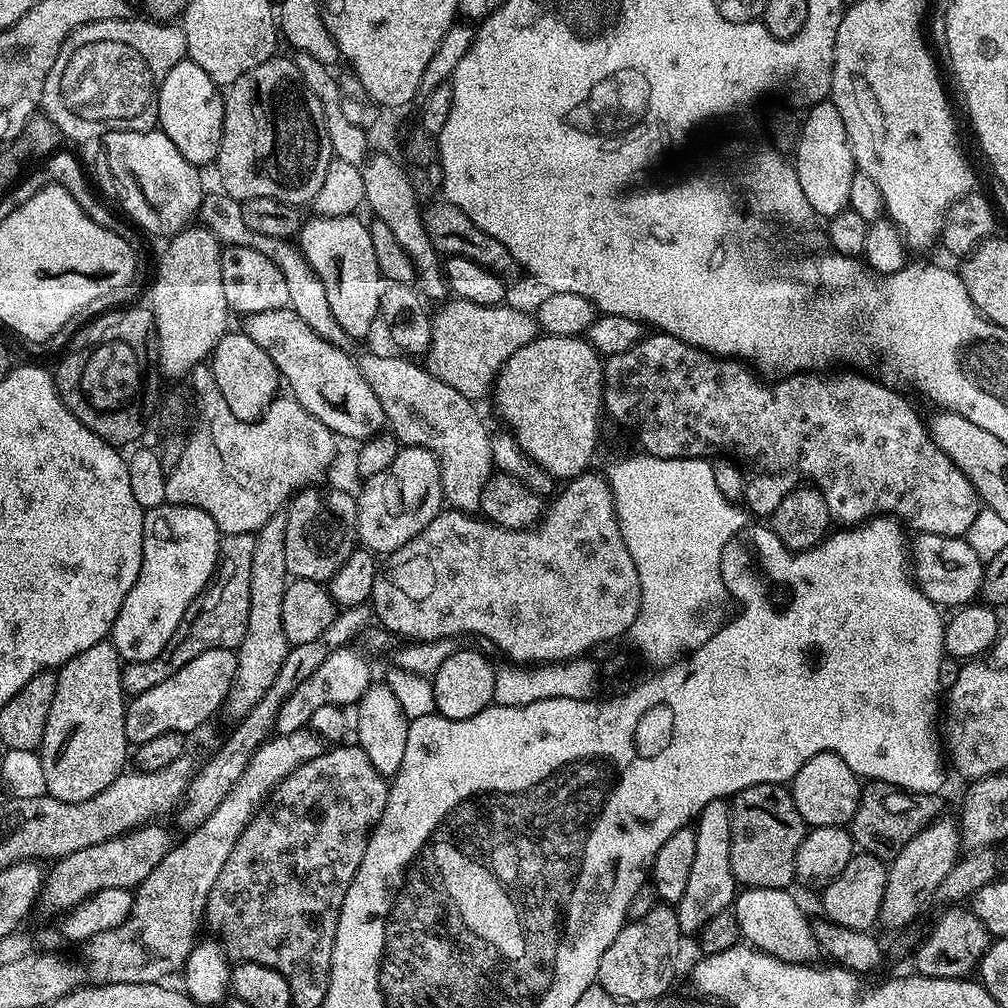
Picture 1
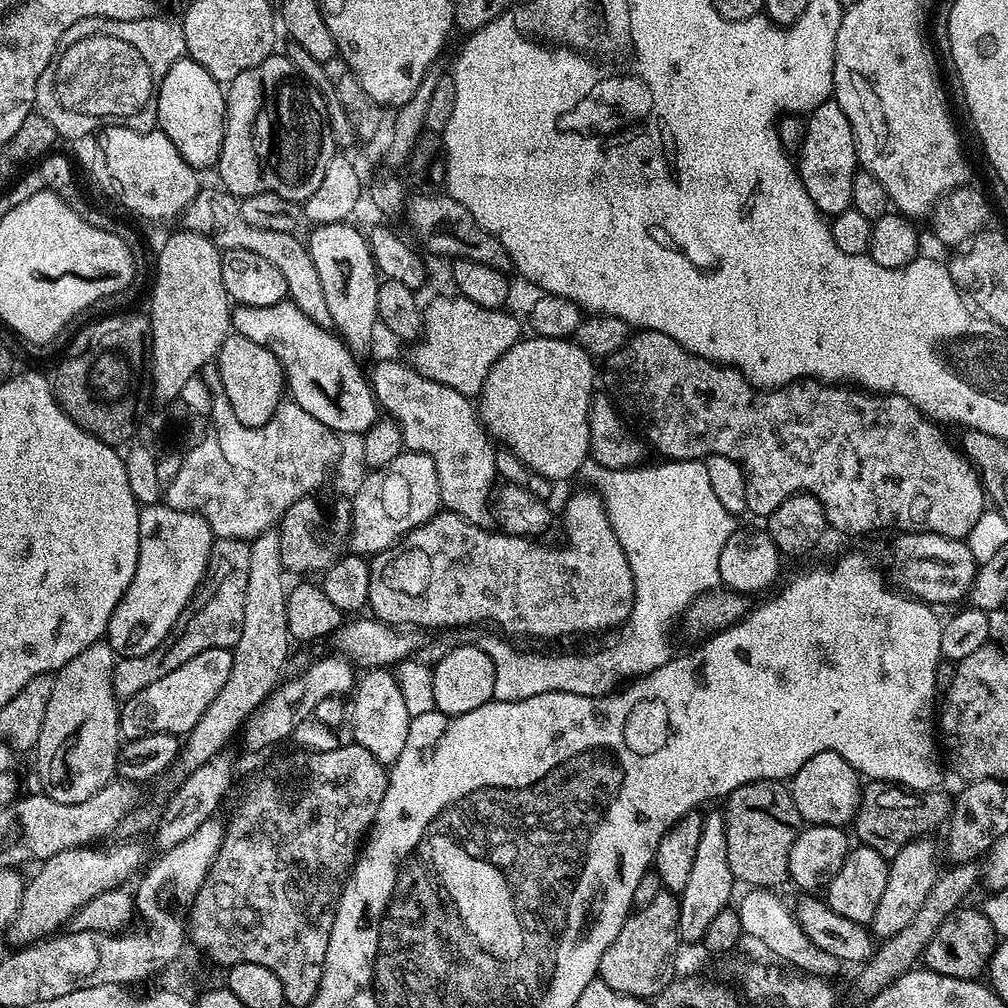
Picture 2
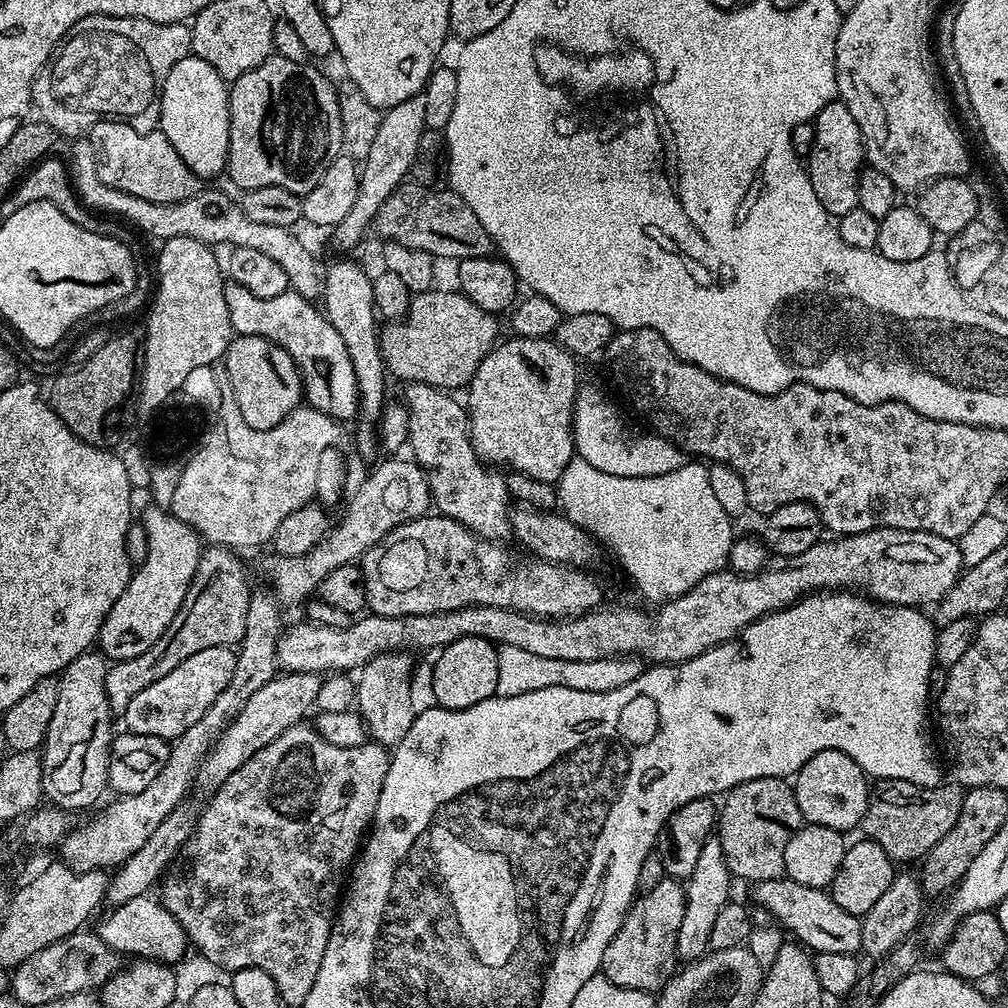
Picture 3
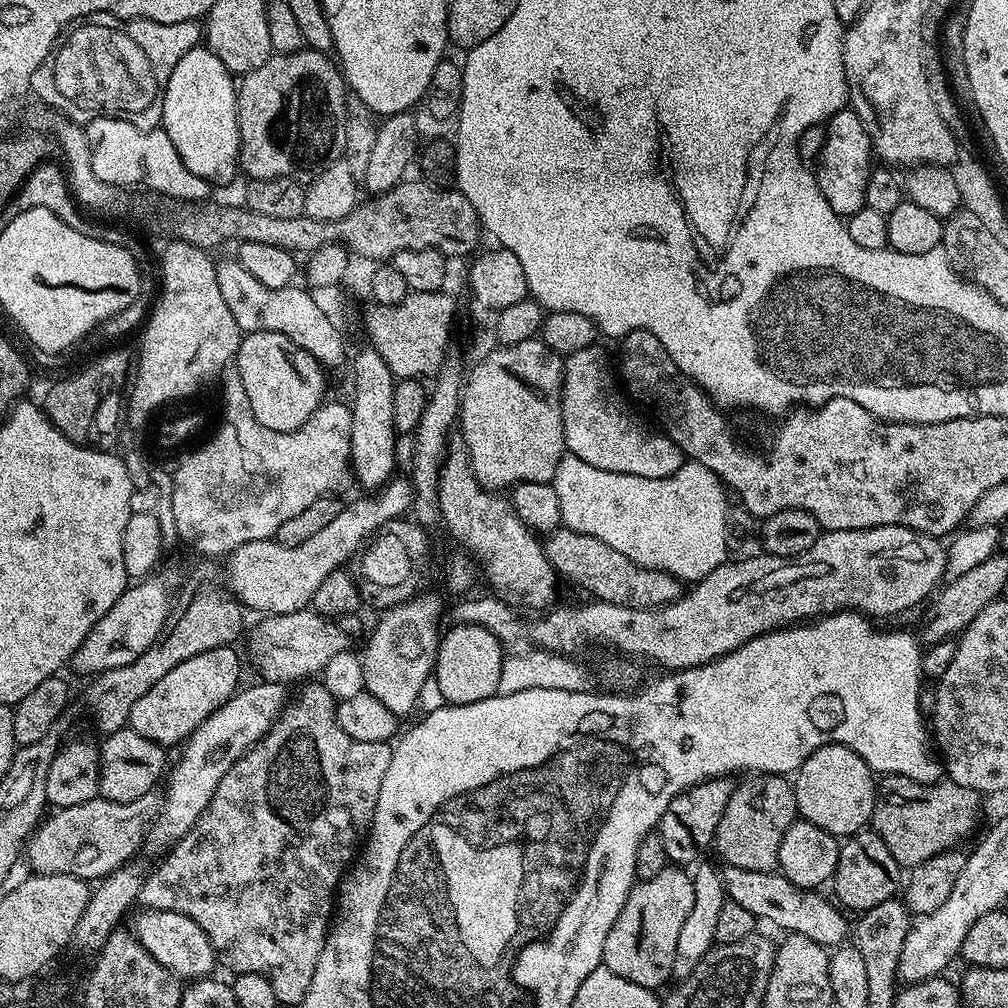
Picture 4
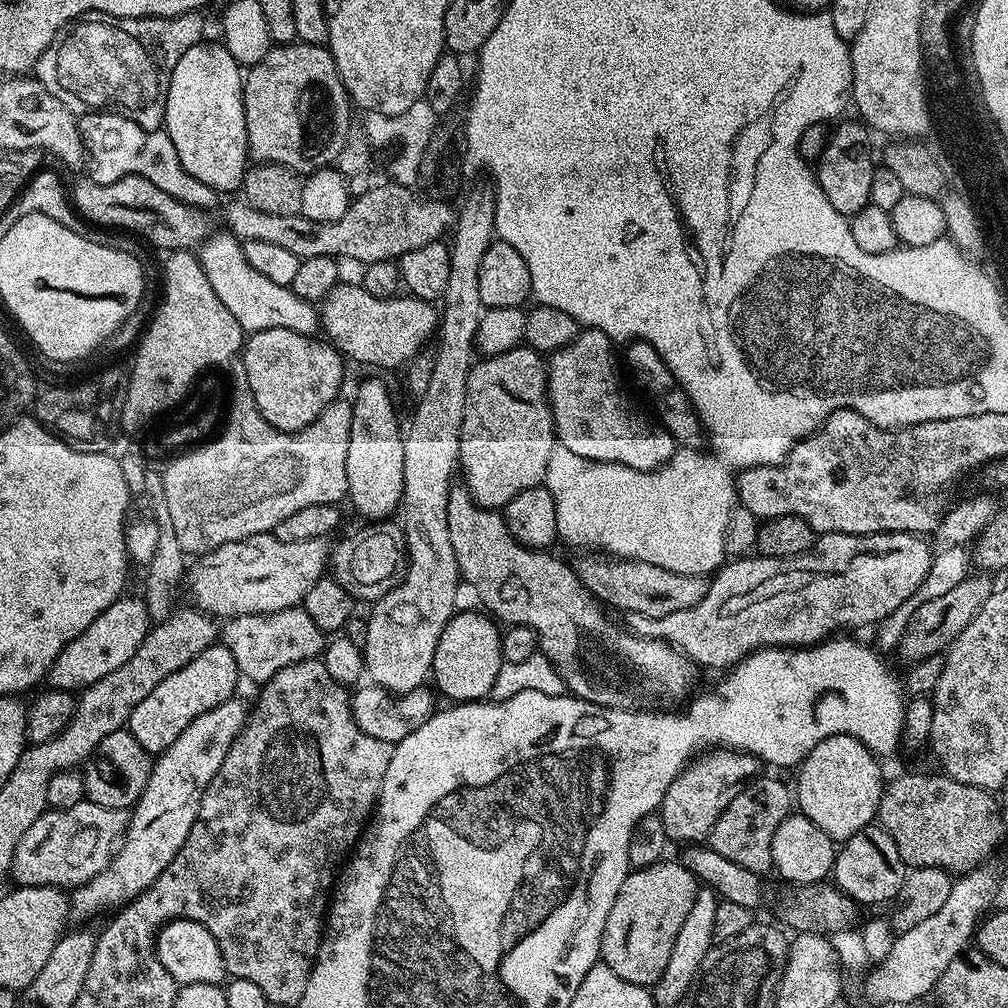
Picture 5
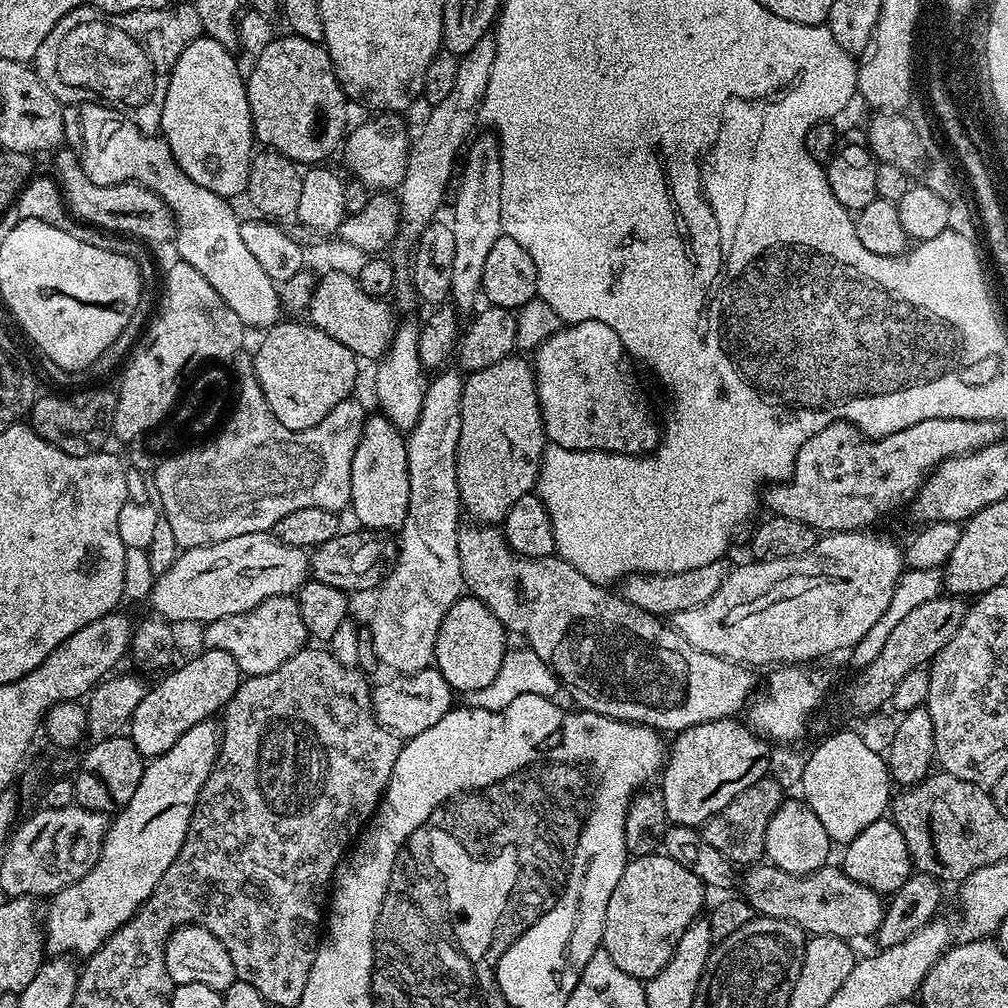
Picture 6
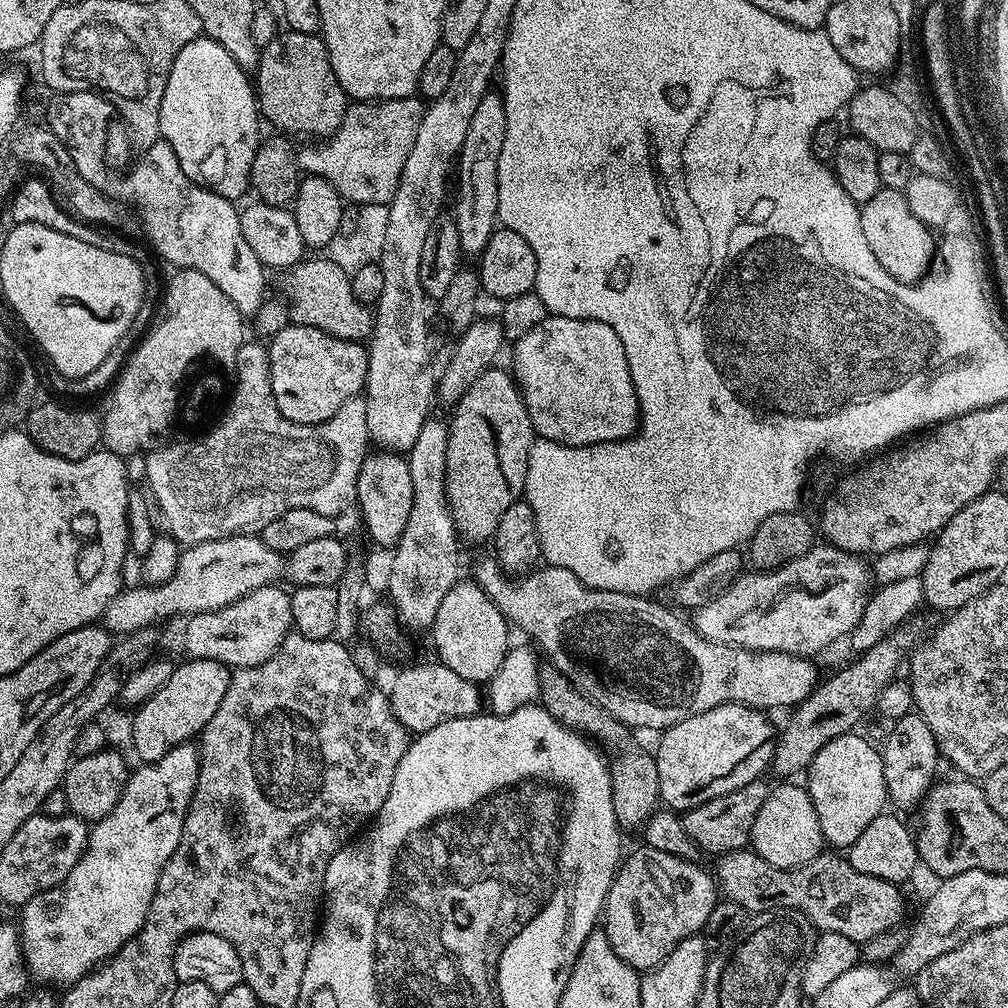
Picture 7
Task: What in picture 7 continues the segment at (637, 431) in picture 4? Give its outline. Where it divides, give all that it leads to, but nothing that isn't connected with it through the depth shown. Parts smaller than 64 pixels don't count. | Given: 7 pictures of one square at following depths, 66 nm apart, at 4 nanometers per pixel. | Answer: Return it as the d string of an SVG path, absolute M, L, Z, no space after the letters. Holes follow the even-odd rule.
M550 314L542 322L538 322L538 326L534 326L534 330L526 330L526 334L522 334L522 338L515 340L513 348L516 349L512 352L513 366L511 365L511 367L514 369L516 383L520 386L520 393L528 411L527 423L532 424L533 430L536 431L535 435L539 439L553 440L566 446L590 446L611 440L626 440L635 433L640 422L640 407L634 390L634 382L630 378L630 366L626 362L626 350L622 346L622 338L618 338L618 334L614 334L614 330L610 330L610 326L606 326L606 322L579 320Z

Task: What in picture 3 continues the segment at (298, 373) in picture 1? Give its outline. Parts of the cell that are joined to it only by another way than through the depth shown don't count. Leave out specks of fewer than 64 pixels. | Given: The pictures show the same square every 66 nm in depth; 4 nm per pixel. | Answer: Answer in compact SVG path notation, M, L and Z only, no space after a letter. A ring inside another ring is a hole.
M233 287L230 299L226 302L226 310L230 310L230 322L232 330L238 336L261 336L278 346L282 346L294 358L302 377L302 396L311 407L317 408L322 414L330 418L347 422L360 411L358 402L358 382L354 382L354 366L350 366L350 354L342 343L338 330L329 322L319 307L316 308L311 299L299 296L293 290L278 294L278 298L258 298L250 294L250 290Z

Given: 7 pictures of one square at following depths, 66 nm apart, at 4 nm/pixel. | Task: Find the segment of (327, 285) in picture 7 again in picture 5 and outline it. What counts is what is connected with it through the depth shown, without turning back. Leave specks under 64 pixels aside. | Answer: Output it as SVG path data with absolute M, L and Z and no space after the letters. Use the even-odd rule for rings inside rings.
M338 283L318 311L323 335L332 347L349 361L373 364L376 370L403 369L425 351L424 343L438 332L438 308L433 301L420 300L411 294L397 294L383 300L374 298L361 285Z

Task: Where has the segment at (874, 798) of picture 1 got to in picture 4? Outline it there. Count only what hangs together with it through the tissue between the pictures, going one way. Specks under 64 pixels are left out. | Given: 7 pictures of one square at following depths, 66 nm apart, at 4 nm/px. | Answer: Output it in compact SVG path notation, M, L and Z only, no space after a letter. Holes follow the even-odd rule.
M885 775L879 781L876 790L876 801L870 821L871 831L876 832L886 846L890 846L890 854L894 854L894 862L898 862L901 869L917 868L926 858L934 858L943 852L953 851L971 834L980 820L981 793L970 790L966 786L958 786L951 780L944 778L934 784L914 782L905 776Z

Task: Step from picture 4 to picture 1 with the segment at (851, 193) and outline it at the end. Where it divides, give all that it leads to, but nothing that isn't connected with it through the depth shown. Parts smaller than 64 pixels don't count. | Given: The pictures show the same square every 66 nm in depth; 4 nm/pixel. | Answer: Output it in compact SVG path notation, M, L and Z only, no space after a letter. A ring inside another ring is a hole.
M825 98L807 110L809 112L802 116L794 167L798 174L798 186L802 186L802 194L806 194L806 202L810 202L817 217L827 218L848 207L850 181L858 169L838 106Z

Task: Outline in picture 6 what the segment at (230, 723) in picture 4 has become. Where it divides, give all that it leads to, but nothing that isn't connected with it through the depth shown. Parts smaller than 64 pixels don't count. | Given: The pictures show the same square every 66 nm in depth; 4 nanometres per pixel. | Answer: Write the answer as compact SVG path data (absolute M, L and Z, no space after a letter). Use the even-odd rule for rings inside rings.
M215 719L203 720L198 726L190 726L190 730L186 730L186 734L182 734L182 738L178 738L170 750L161 756L151 757L145 763L134 796L111 817L108 833L102 842L100 860L86 875L78 878L78 882L47 897L45 904L48 905L45 908L43 905L42 908L42 931L44 946L49 953L71 954L73 957L80 956L79 958L93 956L143 906L146 898L150 898L154 886L162 882L166 866L170 866L170 862L178 858L178 850L182 850L198 794L210 770L216 765L216 756L220 752L220 733L221 729Z

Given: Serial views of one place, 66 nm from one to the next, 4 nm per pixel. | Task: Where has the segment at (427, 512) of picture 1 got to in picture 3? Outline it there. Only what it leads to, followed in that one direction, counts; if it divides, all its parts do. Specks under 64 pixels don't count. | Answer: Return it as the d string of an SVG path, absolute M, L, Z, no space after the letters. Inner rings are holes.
M384 458L377 468L369 471L361 488L350 496L348 509L344 517L331 532L310 550L301 556L282 556L272 554L264 564L264 572L268 575L271 591L281 605L303 605L309 598L315 597L320 590L322 578L331 574L337 566L359 561L361 556L370 550L390 530L402 526L407 520L417 520L425 515L432 504L432 492L428 488L428 474L416 463L415 459L396 460L400 458Z

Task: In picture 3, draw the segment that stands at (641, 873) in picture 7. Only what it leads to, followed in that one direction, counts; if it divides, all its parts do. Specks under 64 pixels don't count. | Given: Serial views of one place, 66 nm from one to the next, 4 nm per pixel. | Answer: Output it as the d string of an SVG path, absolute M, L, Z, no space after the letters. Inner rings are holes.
M665 878L662 882L658 882L658 886L654 886L654 890L637 895L628 908L628 913L618 930L618 934L614 934L614 938L610 938L610 946L606 946L606 950L602 954L600 972L607 976L610 982L623 988L636 988L639 992L656 994L671 976L676 975L678 971L676 954L678 926L682 926L682 914L686 914L684 890L685 885L681 881Z

